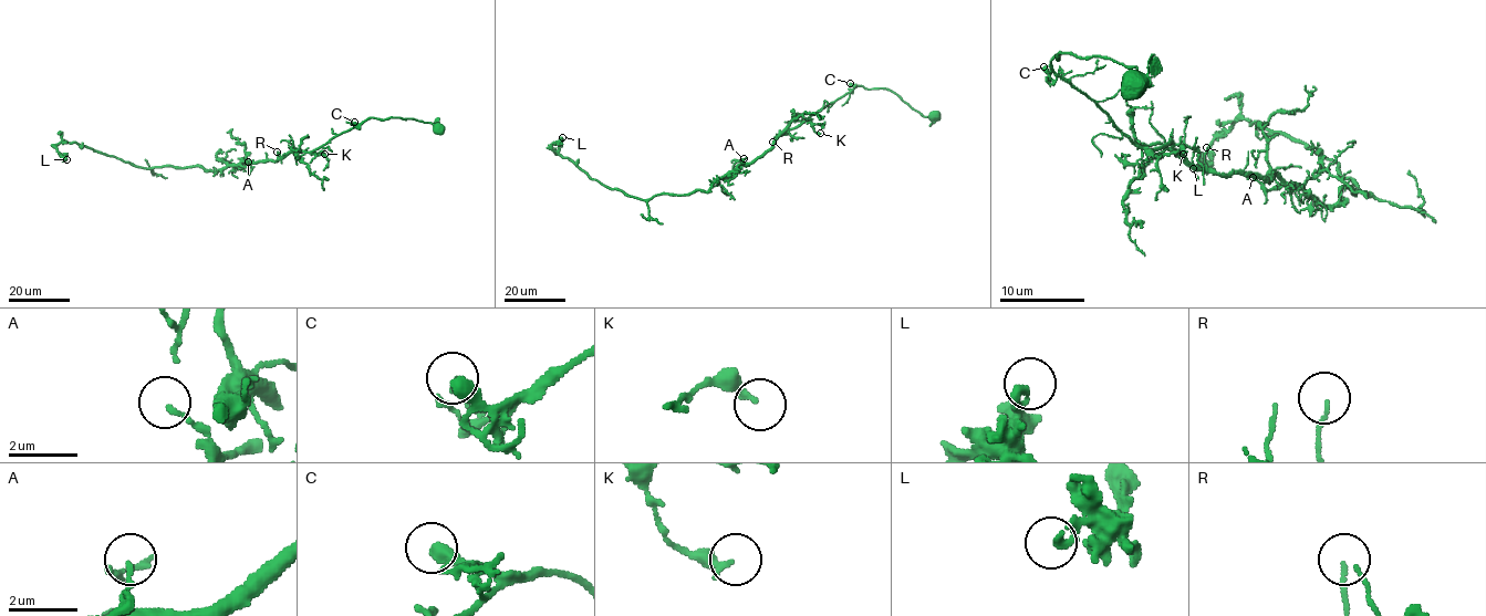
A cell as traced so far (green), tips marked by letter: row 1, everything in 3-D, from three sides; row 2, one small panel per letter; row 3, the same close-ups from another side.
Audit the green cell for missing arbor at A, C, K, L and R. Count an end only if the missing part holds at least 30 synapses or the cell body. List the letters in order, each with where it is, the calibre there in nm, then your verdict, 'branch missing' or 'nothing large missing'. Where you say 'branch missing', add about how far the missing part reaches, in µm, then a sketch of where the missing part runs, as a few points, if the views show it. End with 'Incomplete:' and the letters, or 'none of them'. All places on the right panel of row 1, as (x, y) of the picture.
A: at (1253, 177); 130 nm thick; nothing large missing
C: at (1043, 66); 300 nm thick; nothing large missing
K: at (1183, 154); 240 nm thick; nothing large missing
L: at (1193, 168); 240 nm thick; nothing large missing
R: at (1206, 147); 100 nm thick; nothing large missing
Incomplete: none of them

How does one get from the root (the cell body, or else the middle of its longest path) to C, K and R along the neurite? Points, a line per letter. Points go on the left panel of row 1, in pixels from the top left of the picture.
C: (440, 129), (412, 118), (369, 117), (359, 124), (354, 122)
K: (440, 129), (412, 118), (369, 117), (312, 152), (324, 154)
R: (440, 129), (412, 118), (369, 117), (312, 152), (291, 149), (281, 158), (277, 152)

